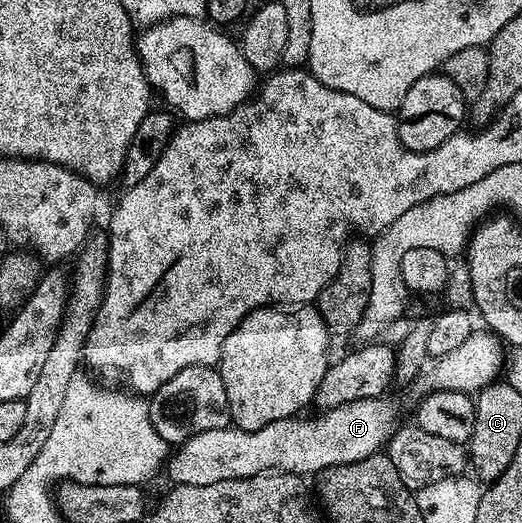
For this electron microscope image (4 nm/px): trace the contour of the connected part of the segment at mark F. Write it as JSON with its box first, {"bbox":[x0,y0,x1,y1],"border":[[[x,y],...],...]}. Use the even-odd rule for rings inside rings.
{"bbox":[167,396,399,486],"border":[[[389,396],[355,400],[351,404],[343,404],[330,410],[321,410],[318,415],[318,418],[294,416],[283,420],[275,420],[258,430],[226,428],[212,430],[211,432],[199,432],[180,443],[170,453],[167,459],[170,483],[179,486],[219,484],[219,480],[239,480],[240,478],[250,478],[256,474],[268,474],[270,472],[313,476],[332,466],[351,464],[378,453],[393,437],[393,431],[399,425],[397,410],[393,407],[393,402],[389,399]]]}

